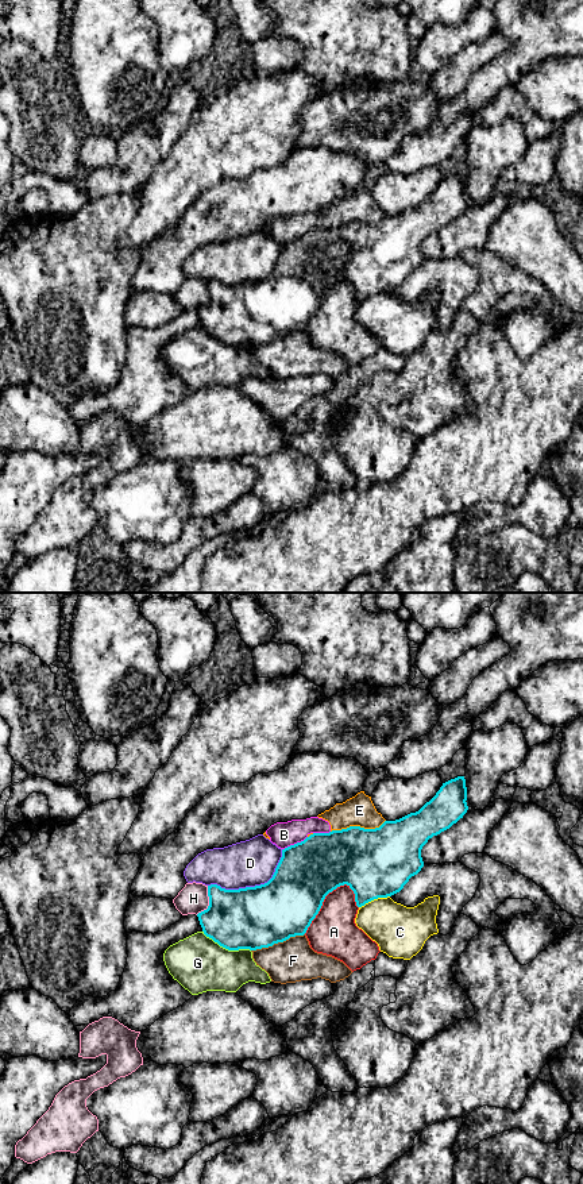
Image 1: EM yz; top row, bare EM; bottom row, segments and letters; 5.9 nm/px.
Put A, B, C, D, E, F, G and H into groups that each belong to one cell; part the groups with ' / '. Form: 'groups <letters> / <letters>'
groups A / B E / C / D / F / G / H

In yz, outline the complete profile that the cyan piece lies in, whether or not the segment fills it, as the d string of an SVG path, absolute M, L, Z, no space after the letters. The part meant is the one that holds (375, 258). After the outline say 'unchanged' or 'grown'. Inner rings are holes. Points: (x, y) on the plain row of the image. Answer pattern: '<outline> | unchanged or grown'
M464 171L451 174L418 207L379 223L350 221L329 228L313 228L304 236L282 244L273 273L260 281L225 285L208 281L209 301L197 309L202 327L228 346L256 346L304 331L318 309L325 292L347 279L358 302L399 288L424 262L421 244L433 231L449 224L467 208Z | unchanged

